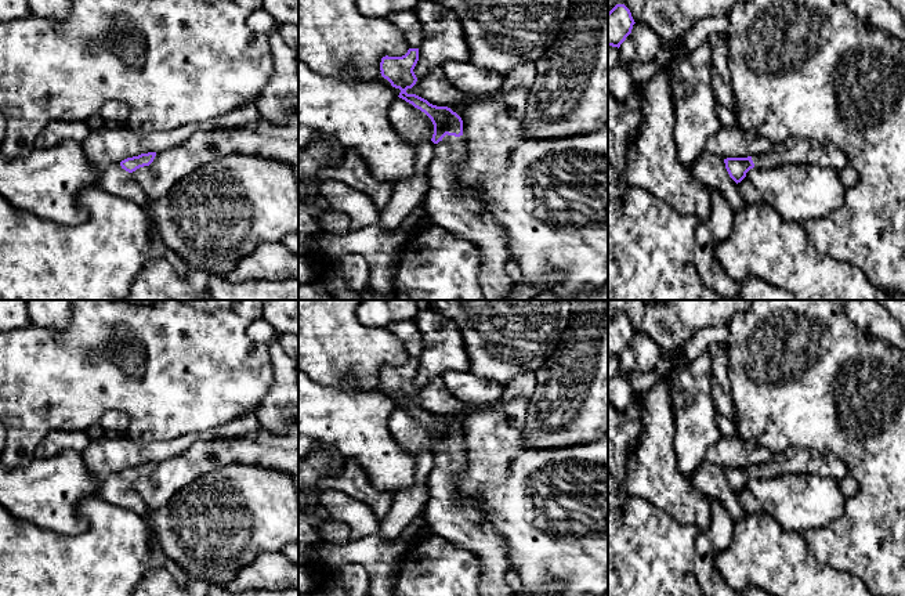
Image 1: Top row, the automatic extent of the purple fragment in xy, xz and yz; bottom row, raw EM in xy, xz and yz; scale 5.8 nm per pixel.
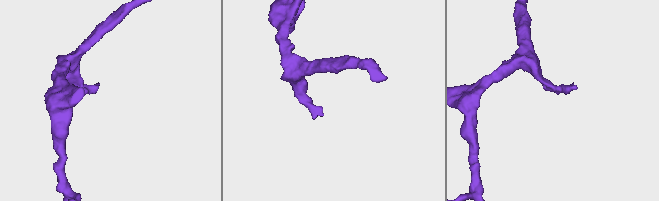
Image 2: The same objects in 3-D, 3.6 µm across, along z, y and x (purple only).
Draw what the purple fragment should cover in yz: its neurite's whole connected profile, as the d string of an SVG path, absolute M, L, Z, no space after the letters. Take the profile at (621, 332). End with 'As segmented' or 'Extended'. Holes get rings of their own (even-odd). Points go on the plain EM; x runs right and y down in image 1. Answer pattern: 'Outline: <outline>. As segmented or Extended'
Outline: M616 314L608 322L608 355L619 358L634 333L630 319L625 314Z. As segmented

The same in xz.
Outline: M409 358L402 366L385 365L380 383L401 400L399 408L424 422L434 434L434 467L428 476L430 498L423 517L434 534L471 550L481 560L481 596L514 596L506 582L510 570L506 541L484 520L474 501L460 496L456 488L456 478L466 469L461 427L448 416L406 402L417 391L413 382L417 371L419 358Z. Extended

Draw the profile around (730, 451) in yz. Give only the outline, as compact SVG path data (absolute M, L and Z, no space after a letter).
M721 437L706 451L706 460L727 467L747 467L767 462L774 454L739 437Z

